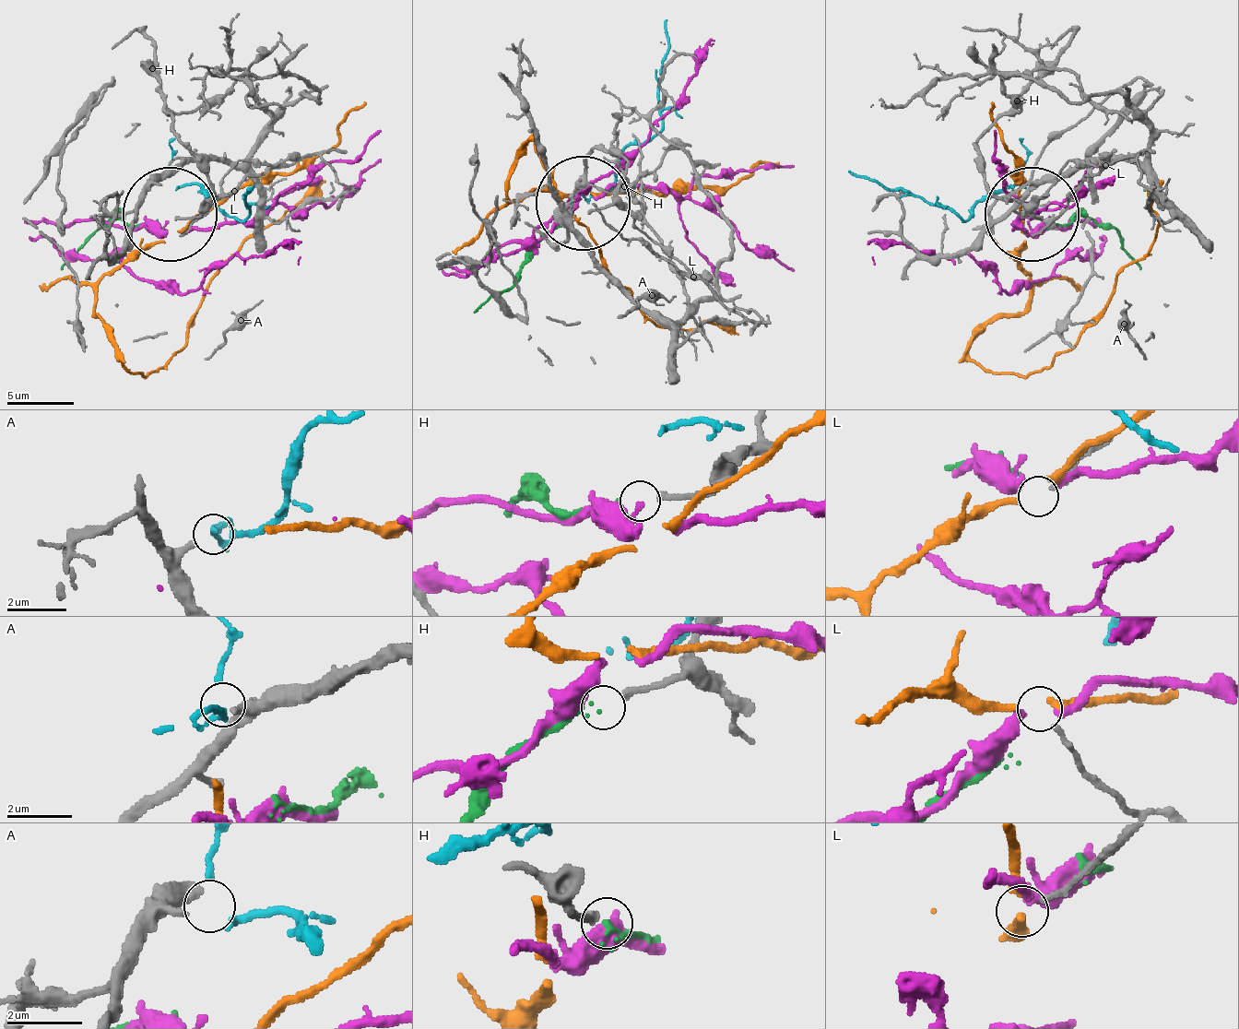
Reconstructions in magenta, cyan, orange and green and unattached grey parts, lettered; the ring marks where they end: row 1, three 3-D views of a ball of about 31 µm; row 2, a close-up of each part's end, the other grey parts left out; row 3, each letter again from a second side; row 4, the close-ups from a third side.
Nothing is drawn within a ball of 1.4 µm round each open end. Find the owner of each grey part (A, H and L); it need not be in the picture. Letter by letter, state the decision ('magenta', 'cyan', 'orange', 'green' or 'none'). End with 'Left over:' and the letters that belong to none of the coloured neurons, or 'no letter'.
A: cyan
H: green
L: none
Left over: L

